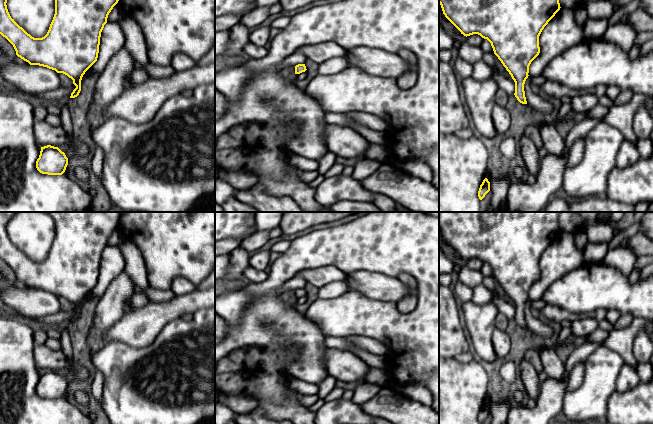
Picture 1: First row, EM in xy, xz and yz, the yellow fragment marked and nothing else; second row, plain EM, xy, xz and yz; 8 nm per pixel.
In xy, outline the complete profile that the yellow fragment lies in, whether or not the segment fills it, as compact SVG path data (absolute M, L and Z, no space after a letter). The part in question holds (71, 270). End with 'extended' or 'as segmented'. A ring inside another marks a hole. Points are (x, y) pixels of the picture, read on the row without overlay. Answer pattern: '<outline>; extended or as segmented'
M0 212L0 258L14 271L16 279L30 289L39 289L63 297L73 304L76 312L70 322L75 322L81 315L81 304L85 296L97 285L101 256L113 231L119 225L121 212L45 212L54 221L55 238L47 258L34 262L11 242L7 233L7 224L17 212Z; as segmented

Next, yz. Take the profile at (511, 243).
M439 212L439 228L445 241L463 258L478 258L487 263L494 278L515 306L515 321L527 328L524 308L528 302L529 290L539 279L539 260L548 246L560 234L560 212Z; as segmented

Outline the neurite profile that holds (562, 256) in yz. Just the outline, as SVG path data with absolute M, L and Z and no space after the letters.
M560 232L539 260L539 279L529 290L529 300L540 300L554 281L584 264L584 252L576 246L573 233Z

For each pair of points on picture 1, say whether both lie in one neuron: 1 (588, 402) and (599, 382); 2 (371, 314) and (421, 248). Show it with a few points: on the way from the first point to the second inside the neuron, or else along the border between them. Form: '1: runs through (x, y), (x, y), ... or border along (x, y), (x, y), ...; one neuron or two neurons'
1: runs through (592, 397), (597, 387); one neuron
2: runs through (399, 318), (412, 318), (426, 304), (426, 276); one neuron

